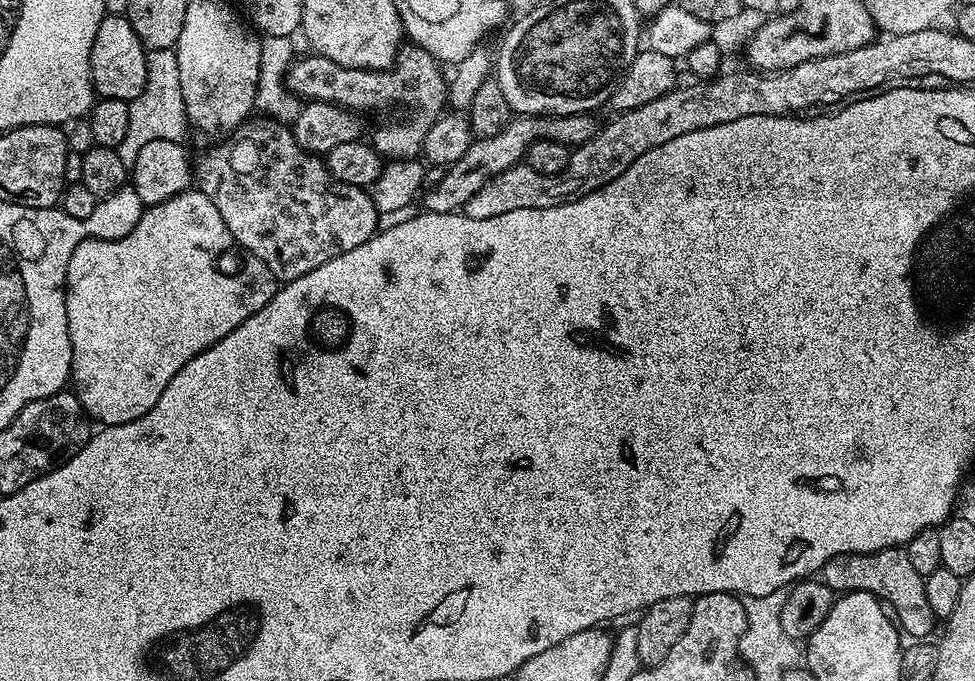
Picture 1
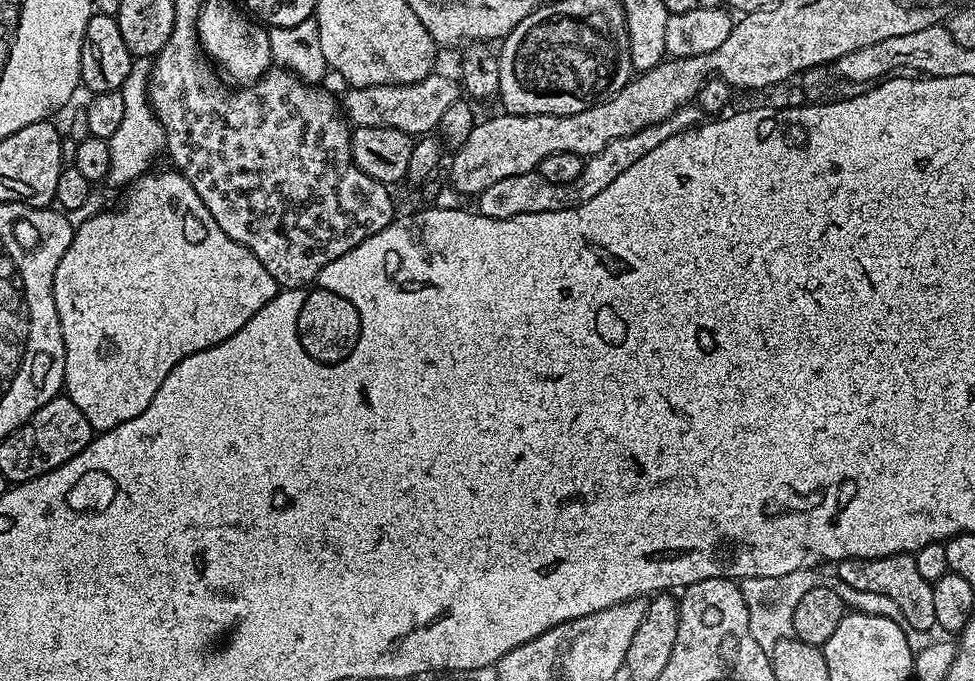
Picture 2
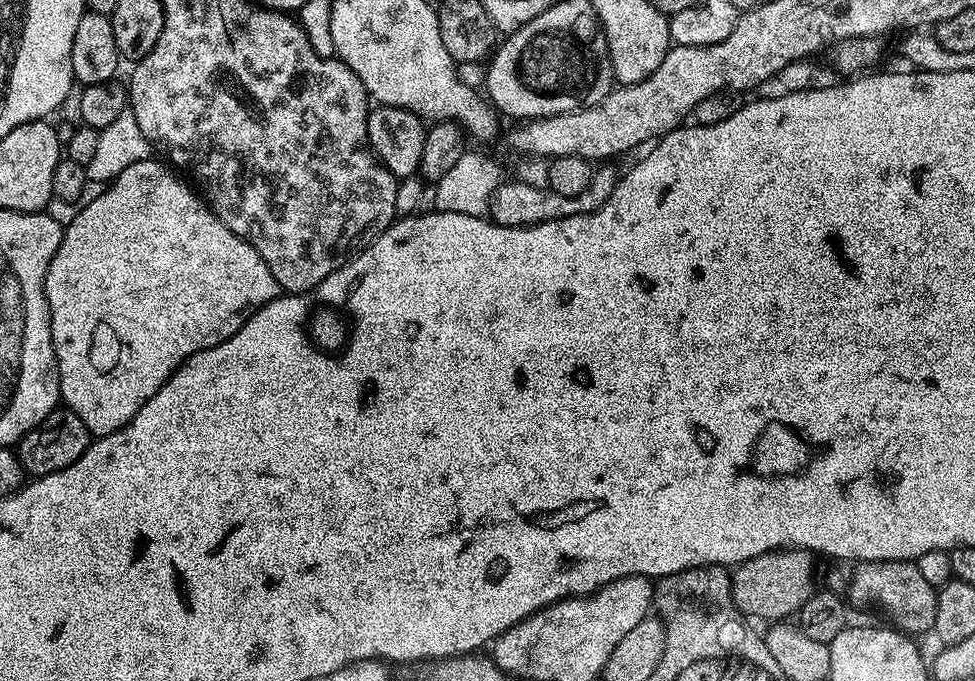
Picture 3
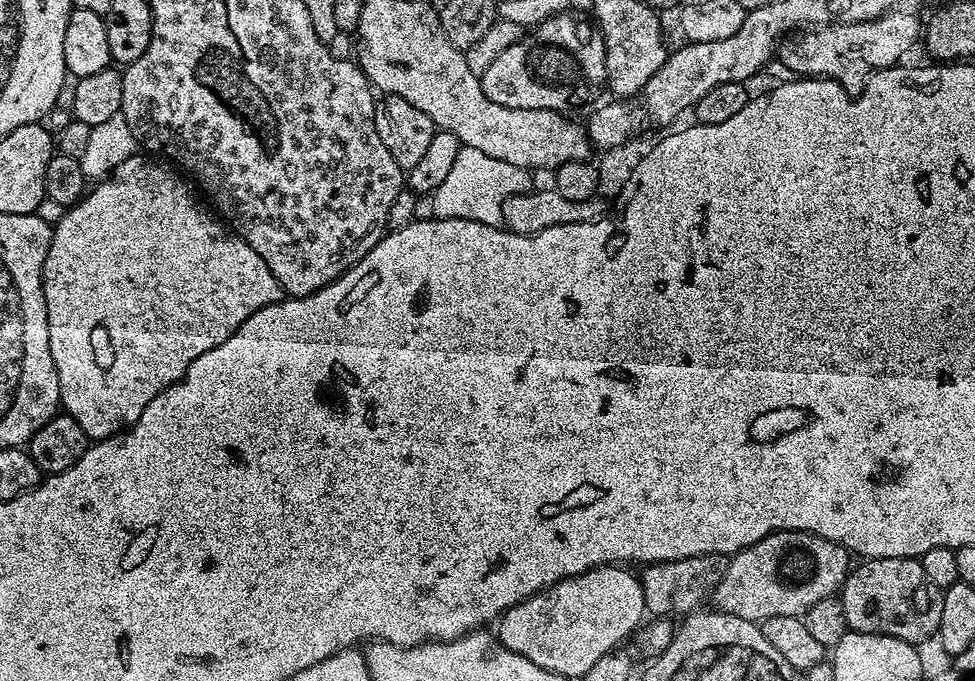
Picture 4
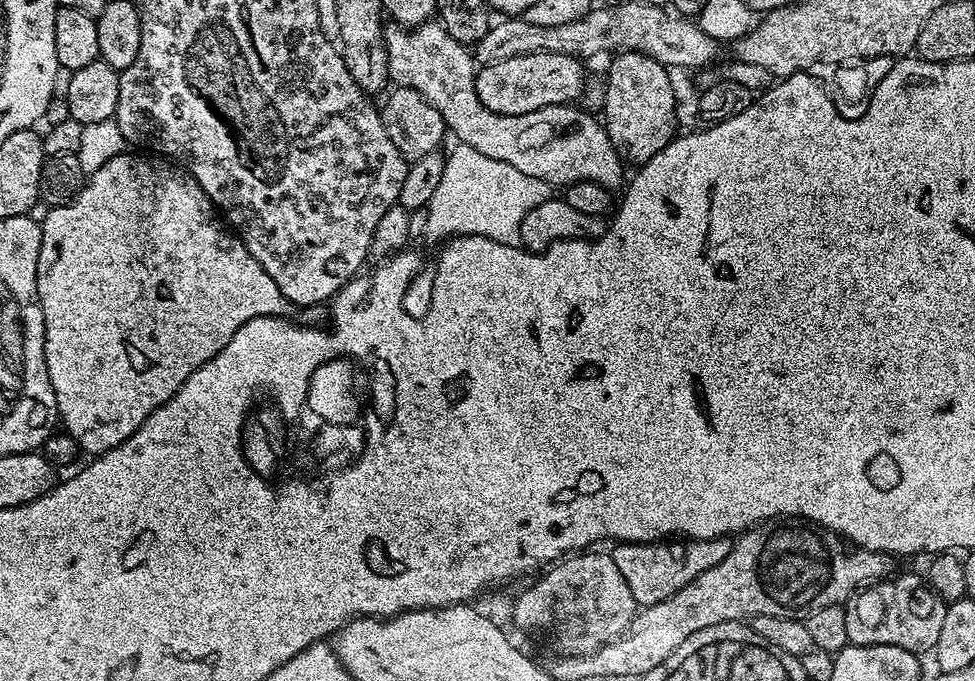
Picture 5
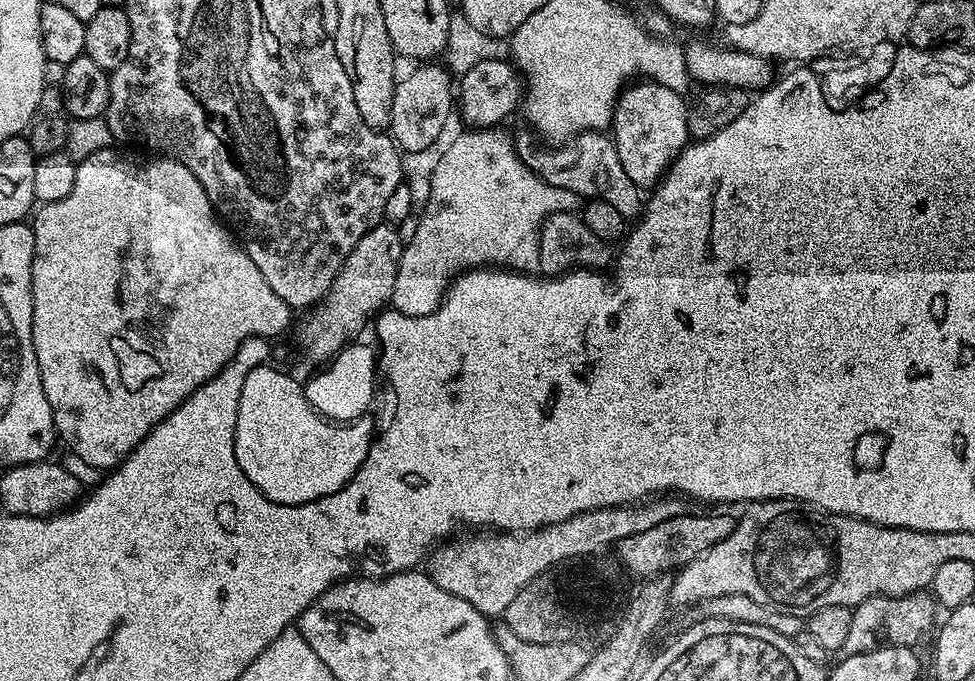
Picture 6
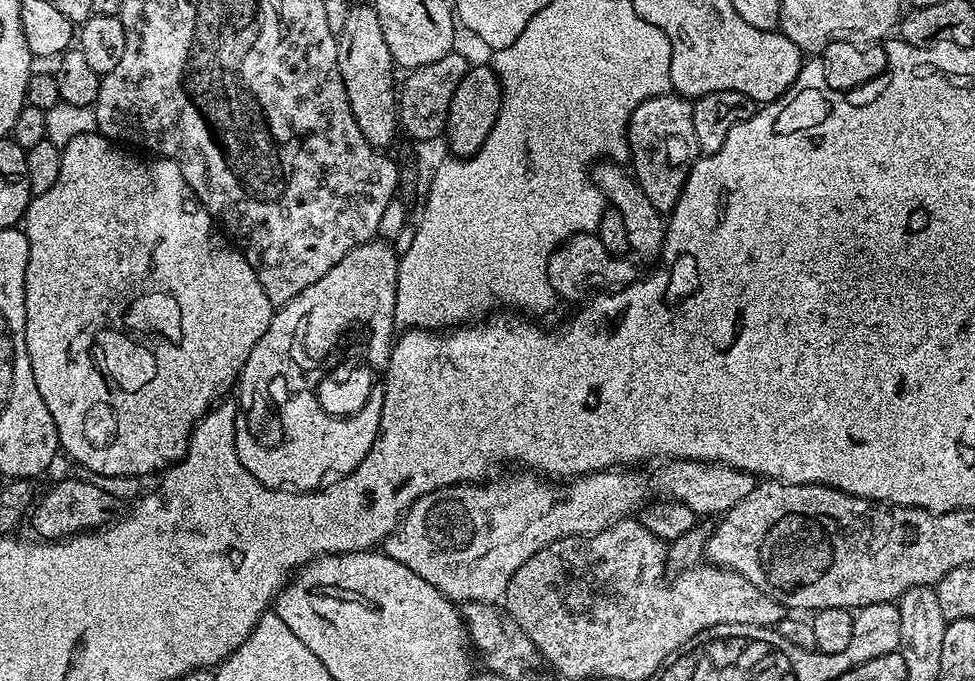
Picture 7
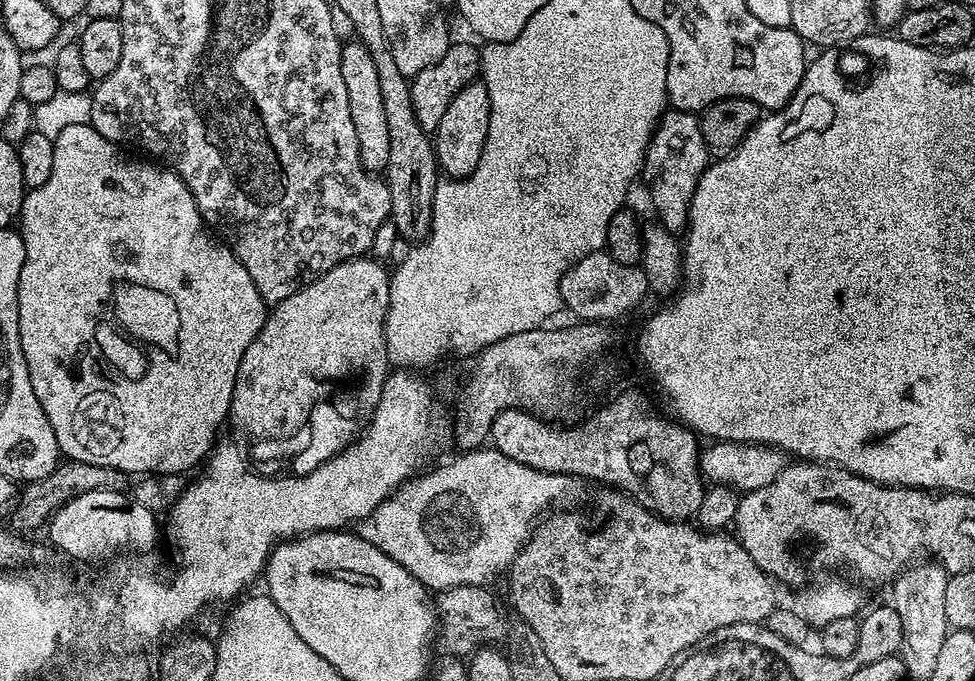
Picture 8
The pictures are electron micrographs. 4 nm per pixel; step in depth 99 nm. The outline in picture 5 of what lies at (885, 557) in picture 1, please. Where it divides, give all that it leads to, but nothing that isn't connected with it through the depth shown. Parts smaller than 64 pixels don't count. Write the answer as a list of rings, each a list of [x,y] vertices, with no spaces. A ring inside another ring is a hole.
[[[904,574],[892,580],[881,579],[865,587],[855,600],[856,616],[862,623],[868,626],[884,623],[883,643],[897,645],[917,654],[923,653],[922,650],[935,649],[942,626],[947,620],[947,603],[928,588],[921,575]]]

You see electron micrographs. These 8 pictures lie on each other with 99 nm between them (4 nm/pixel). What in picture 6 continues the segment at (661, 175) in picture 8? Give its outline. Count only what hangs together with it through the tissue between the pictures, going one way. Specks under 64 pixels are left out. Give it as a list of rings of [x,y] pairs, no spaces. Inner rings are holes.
[[[636,82],[625,87],[612,109],[610,135],[622,158],[622,166],[626,166],[626,174],[630,174],[630,182],[634,182],[641,190],[651,190],[664,178],[664,173],[671,168],[672,163],[680,157],[680,153],[688,147],[690,135],[688,132],[689,105],[684,104],[685,97],[679,92],[670,90],[661,84],[651,82]]]

